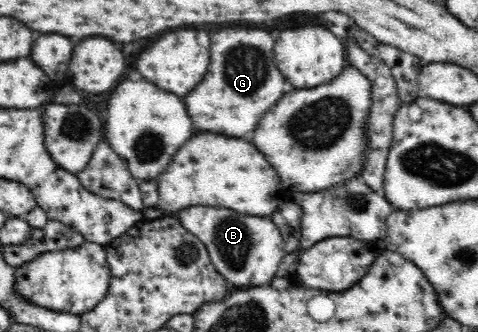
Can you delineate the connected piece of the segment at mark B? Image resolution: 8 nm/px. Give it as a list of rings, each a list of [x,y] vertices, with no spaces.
[[[192,206],[178,211],[177,217],[188,232],[205,244],[216,271],[240,288],[270,284],[276,277],[282,258],[287,254],[281,232],[270,216],[252,218],[234,210]]]

